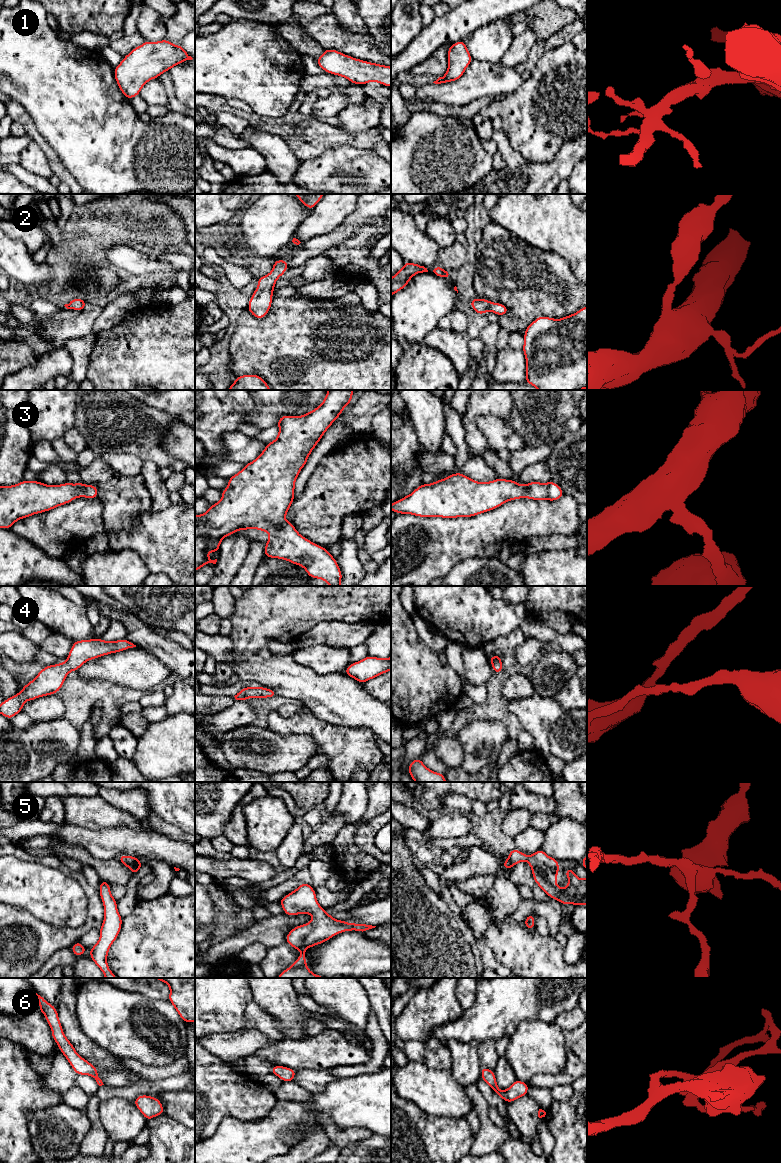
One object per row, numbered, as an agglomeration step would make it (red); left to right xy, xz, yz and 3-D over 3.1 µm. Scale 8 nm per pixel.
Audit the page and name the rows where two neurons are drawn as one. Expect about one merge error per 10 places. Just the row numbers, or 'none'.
none

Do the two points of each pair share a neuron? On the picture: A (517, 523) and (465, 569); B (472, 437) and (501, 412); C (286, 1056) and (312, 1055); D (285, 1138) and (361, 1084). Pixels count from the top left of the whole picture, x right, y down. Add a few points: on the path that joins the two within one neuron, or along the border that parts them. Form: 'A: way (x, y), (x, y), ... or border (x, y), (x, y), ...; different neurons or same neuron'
A: border (491, 556), (469, 557), (461, 560), (456, 565); different neurons
B: way (472, 425), (472, 418), (480, 410), (489, 410); same neuron
C: way (292, 1055), (306, 1055); same neuron
D: way (299, 1117), (309, 1115), (323, 1102), (340, 1100); same neuron

